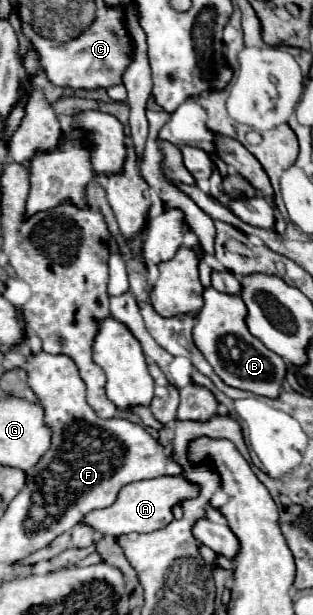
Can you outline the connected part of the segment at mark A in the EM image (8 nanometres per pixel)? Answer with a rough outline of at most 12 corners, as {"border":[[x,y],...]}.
{"border":[[180,475],[122,487],[84,523],[104,535],[152,533],[198,497]]}

